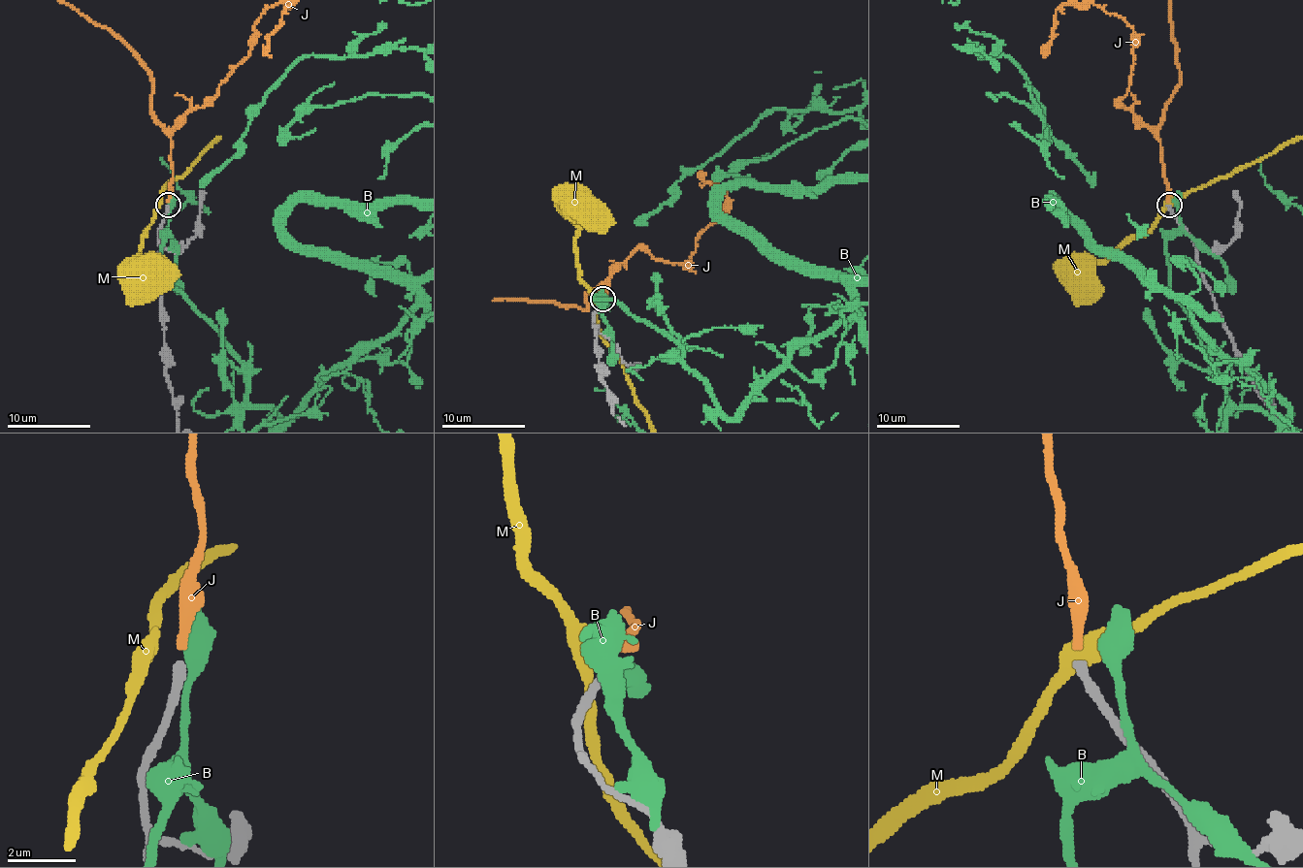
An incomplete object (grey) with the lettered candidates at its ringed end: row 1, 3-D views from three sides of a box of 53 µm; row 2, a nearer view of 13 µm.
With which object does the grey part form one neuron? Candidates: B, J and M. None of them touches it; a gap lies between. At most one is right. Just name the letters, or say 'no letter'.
J

